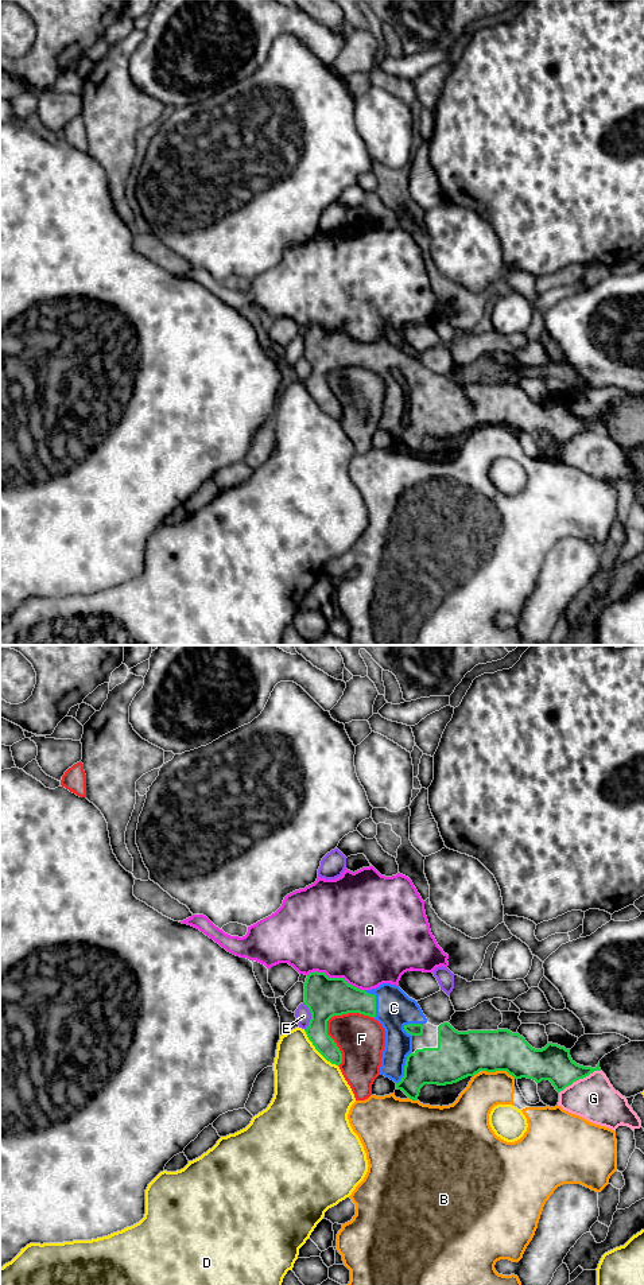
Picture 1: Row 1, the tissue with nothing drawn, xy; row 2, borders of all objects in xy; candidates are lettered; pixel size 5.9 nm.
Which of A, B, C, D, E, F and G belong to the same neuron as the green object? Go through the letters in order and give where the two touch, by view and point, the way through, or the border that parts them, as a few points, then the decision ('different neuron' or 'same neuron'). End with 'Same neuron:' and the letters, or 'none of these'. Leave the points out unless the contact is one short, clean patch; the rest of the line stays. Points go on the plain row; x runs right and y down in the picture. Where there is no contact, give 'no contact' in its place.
A: xy (336, 332) | different neuron
B: xy (499, 423) | different neuron
C: xy (375, 354) | same neuron
D: xy (317, 403) | different neuron
E: xy (311, 369) | different neuron
F: xy (328, 373) | different neuron
G: xy (580, 431) | different neuron
Same neuron: C

